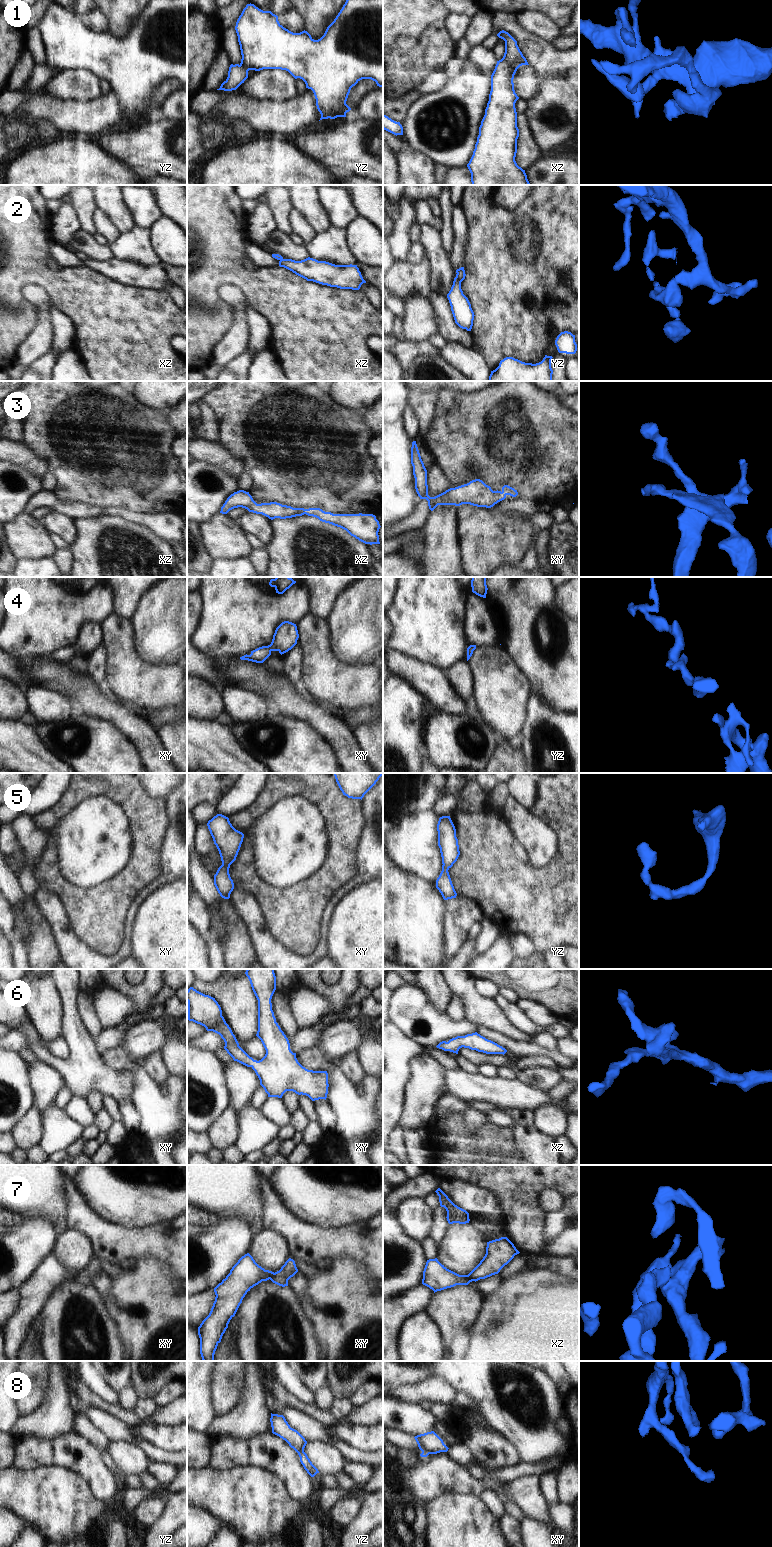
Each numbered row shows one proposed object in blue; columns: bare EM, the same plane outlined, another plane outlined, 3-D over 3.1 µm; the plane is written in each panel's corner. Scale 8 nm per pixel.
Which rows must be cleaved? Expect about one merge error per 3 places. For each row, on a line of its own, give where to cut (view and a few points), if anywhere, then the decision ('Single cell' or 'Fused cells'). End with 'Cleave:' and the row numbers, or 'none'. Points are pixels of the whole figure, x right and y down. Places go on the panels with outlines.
1: No split. Single cell
2: Split along yz (455, 277), (460, 282). Fused cells
3: No split. Single cell
4: No split. Single cell
5: No split. Single cell
6: No split. Single cell
7: Split along xy (274, 1273), (269, 1278). Fused cells
8: Split along yz (303, 1450), (298, 1453). Fused cells
Cleave: 2, 7, 8

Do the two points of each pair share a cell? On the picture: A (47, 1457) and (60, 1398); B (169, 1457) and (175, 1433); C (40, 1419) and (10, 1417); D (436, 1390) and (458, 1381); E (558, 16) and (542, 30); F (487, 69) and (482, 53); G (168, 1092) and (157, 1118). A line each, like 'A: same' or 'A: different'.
A: different
B: different
C: different
D: different
E: different
F: same
G: same

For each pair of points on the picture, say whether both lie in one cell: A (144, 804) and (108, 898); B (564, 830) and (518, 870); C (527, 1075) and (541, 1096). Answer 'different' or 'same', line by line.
A: same
B: same
C: different

